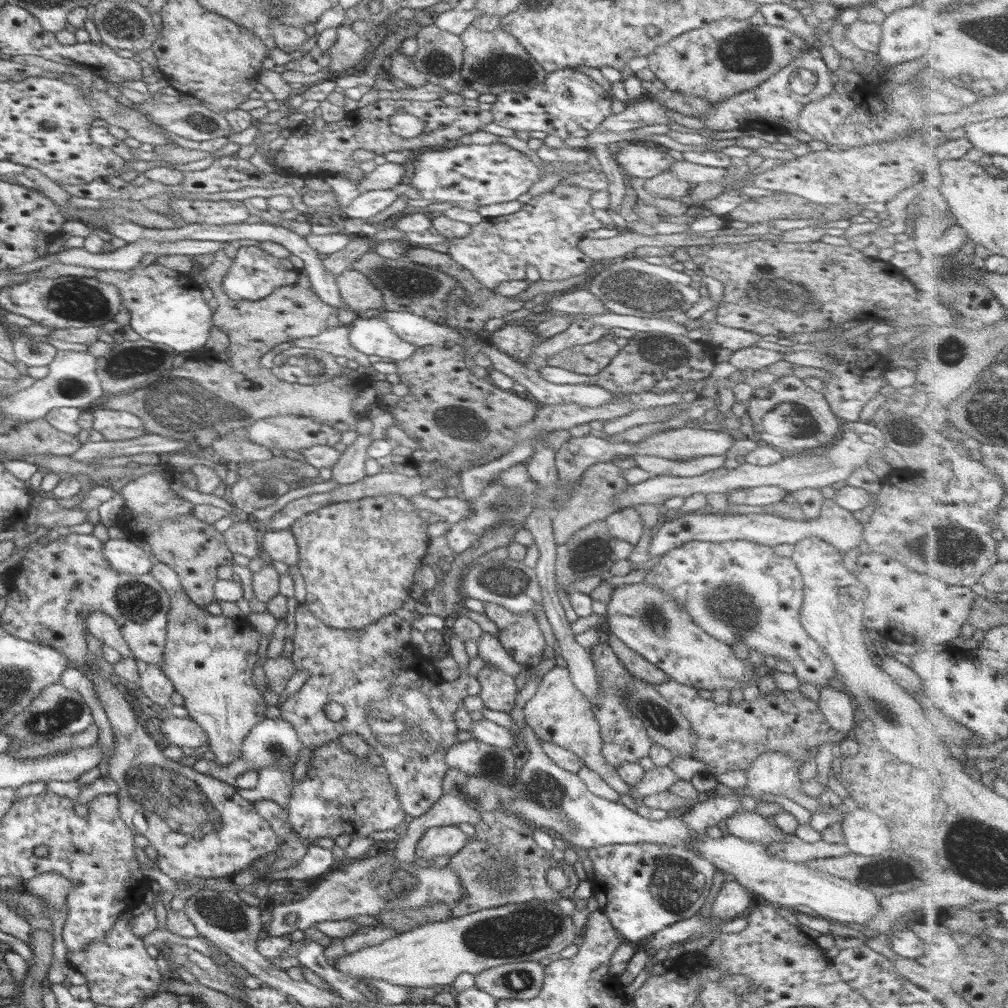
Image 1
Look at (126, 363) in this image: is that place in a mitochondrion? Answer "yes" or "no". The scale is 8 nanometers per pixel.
yes

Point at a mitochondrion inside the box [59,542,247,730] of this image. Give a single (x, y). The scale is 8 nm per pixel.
(141, 604)

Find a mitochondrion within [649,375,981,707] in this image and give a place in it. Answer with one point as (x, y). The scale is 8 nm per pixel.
(733, 607)

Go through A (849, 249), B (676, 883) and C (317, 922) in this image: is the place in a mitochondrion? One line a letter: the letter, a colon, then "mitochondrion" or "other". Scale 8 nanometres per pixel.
A: mitochondrion
B: mitochondrion
C: other

